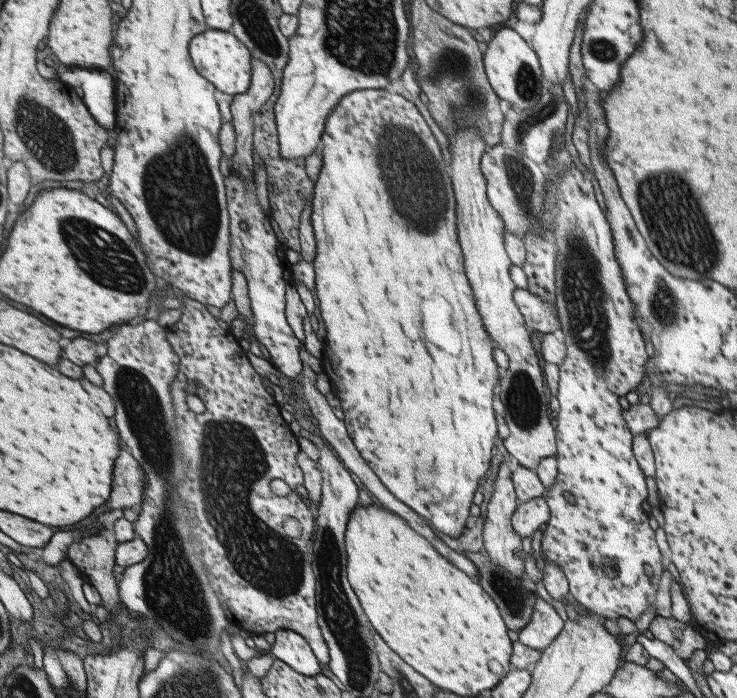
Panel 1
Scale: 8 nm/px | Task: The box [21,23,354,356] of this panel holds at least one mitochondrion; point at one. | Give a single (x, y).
(192, 227)

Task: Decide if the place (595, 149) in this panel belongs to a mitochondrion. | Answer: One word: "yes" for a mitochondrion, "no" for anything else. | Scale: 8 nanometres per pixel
no

